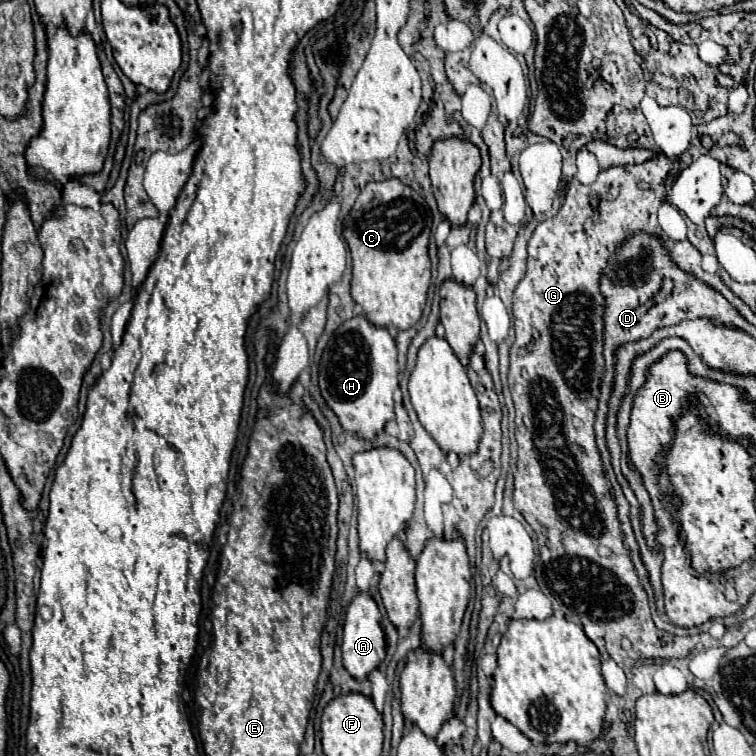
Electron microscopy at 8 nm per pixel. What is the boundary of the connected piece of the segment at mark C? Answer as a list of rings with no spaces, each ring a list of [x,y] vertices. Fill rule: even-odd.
[[[399,178],[369,182],[345,218],[343,236],[353,258],[351,296],[363,306],[369,322],[375,326],[391,322],[397,330],[411,328],[423,314],[431,284],[431,208],[427,200]]]

